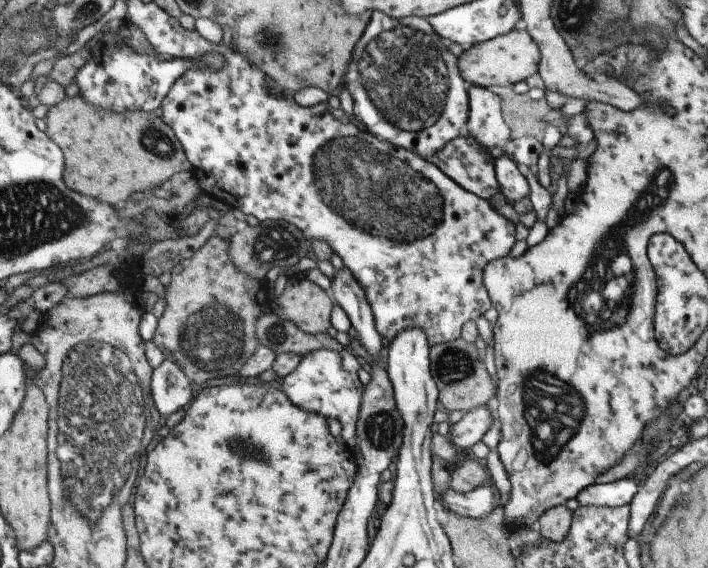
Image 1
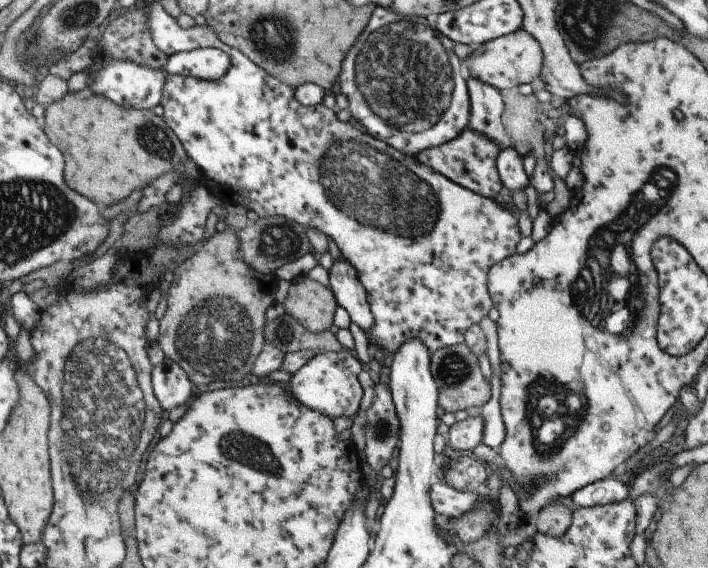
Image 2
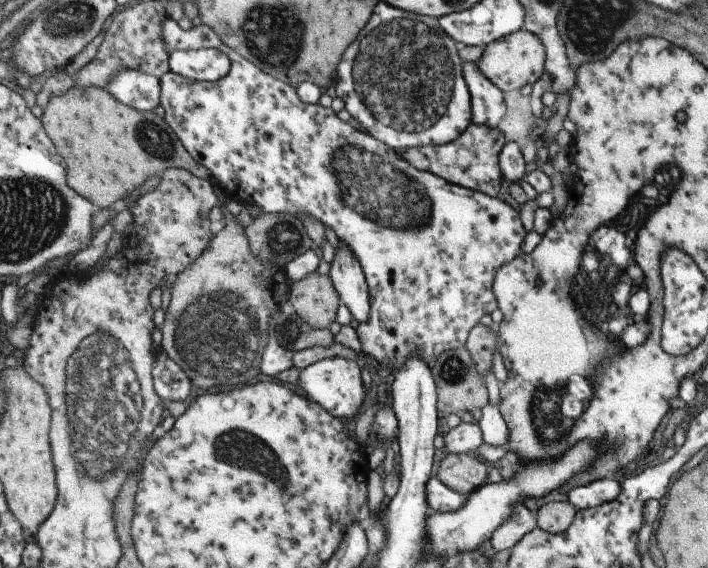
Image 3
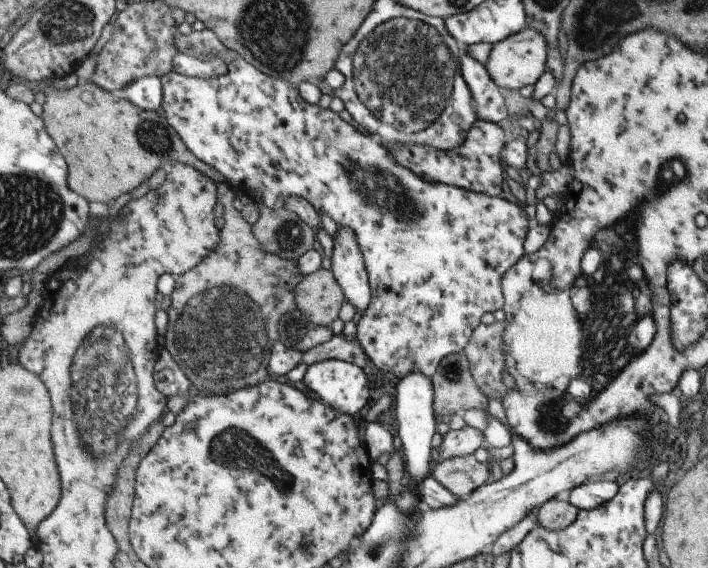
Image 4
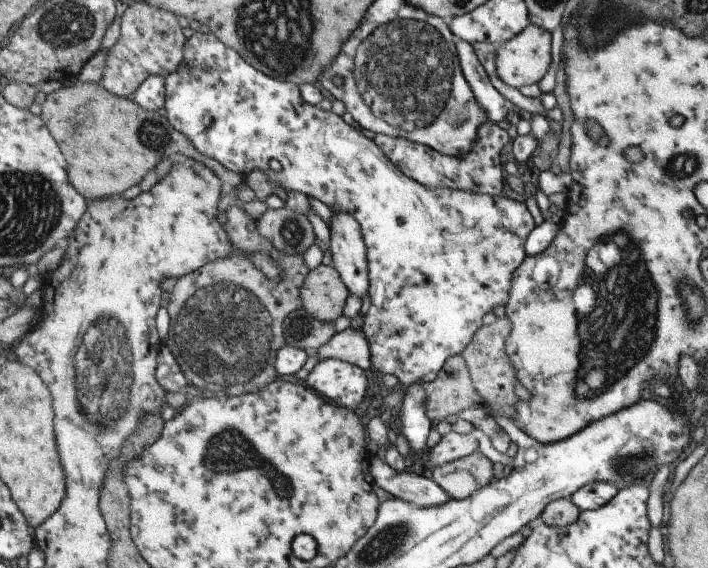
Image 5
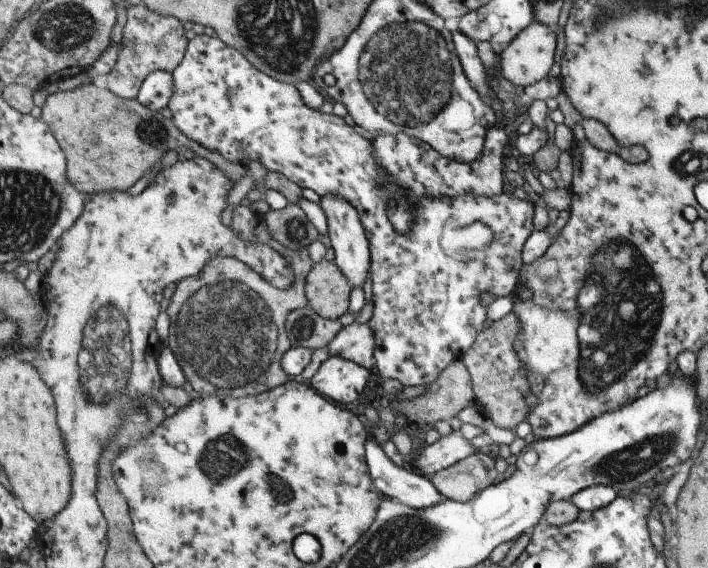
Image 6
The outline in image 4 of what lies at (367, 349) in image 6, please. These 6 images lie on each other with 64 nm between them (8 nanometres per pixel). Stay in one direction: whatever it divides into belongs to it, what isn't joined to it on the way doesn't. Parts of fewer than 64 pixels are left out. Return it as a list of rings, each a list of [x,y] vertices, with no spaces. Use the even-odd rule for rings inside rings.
[[[341,333],[332,335],[327,342],[301,353],[301,362],[303,364],[310,365],[325,359],[337,359],[353,363],[359,368],[370,364],[365,352],[363,352],[363,348],[359,346],[357,338],[347,340]]]

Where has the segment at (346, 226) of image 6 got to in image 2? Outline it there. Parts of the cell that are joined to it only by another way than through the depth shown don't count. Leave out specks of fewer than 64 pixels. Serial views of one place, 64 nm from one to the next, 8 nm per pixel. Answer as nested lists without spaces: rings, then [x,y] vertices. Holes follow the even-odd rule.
[[[343,258],[335,260],[328,270],[328,287],[337,305],[343,307],[353,324],[367,334],[374,320],[369,310],[366,294],[357,272]]]

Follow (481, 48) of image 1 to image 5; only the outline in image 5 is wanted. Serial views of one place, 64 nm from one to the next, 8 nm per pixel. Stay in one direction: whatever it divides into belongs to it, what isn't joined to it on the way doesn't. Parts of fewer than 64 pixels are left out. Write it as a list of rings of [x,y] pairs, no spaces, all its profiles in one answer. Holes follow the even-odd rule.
[[[528,24],[519,34],[502,42],[495,52],[495,74],[497,78],[513,88],[536,84],[547,71],[551,60],[551,35],[541,26]]]

